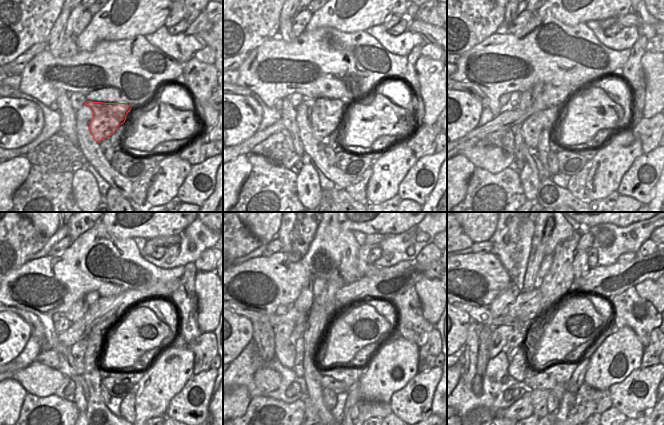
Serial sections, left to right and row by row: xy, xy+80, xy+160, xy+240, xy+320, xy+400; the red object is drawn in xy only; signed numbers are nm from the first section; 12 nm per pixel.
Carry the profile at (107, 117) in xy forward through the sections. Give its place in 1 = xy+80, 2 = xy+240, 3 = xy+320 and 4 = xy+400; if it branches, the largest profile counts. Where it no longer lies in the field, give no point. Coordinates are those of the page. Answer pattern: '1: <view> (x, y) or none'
1: xy+80 (326, 115)
2: xy+240 (109, 314)
3: xy+320 (298, 368)
4: xy+400 (517, 367)

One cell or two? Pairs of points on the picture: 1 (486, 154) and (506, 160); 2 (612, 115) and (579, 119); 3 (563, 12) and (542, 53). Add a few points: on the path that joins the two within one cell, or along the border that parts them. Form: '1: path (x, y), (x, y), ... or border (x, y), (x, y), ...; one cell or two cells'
1: path (491, 158), (501, 160); one cell
2: path (604, 116), (587, 116); one cell
3: border (536, 12), (568, 25), (581, 23); two cells

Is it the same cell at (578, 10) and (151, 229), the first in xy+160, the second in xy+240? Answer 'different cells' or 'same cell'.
same cell

